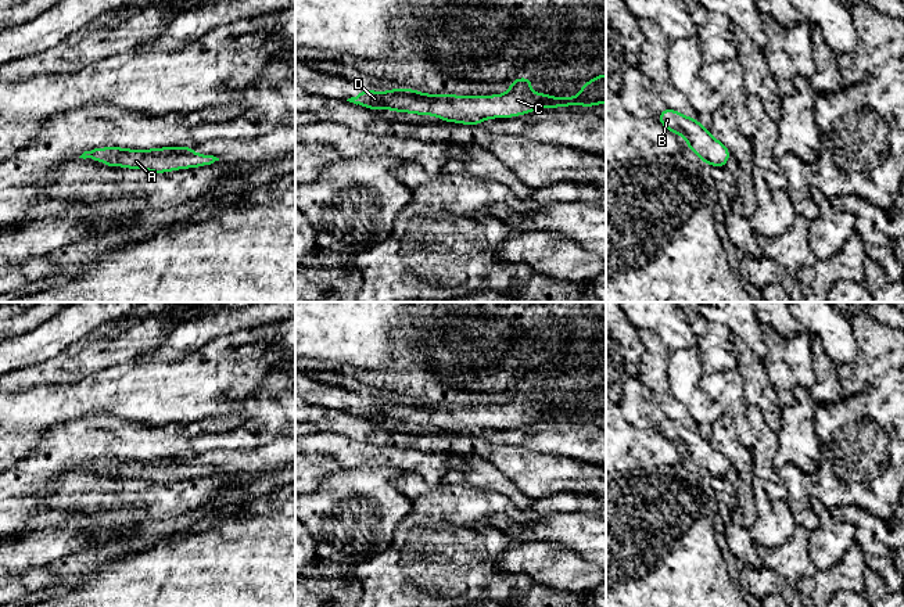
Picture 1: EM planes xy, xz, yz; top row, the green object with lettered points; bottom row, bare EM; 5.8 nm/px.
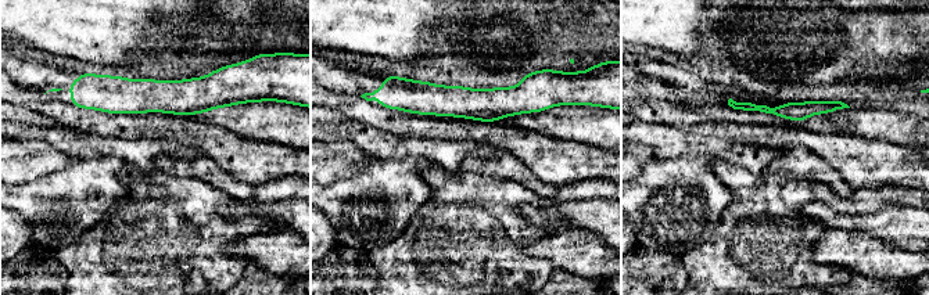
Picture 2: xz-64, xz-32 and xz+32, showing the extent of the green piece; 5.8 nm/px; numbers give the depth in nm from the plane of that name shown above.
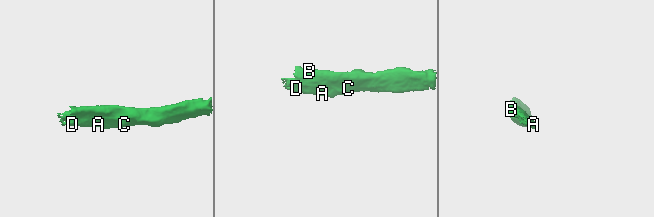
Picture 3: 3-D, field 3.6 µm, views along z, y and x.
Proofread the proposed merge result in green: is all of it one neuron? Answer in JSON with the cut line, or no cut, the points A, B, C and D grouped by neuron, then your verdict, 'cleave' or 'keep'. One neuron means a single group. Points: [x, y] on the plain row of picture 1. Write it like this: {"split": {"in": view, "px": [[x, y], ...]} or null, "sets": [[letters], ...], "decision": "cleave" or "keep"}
{"split": null, "sets": [["A", "B", "C", "D"]], "decision": "keep"}

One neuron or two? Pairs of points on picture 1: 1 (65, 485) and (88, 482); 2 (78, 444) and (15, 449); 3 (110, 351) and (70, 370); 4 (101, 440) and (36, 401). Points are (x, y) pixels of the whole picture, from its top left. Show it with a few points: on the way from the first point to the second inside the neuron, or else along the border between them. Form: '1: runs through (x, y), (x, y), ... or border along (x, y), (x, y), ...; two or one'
1: runs through (71, 485), (82, 482); one
2: border along (39, 438), (39, 446), (14, 464); two
3: runs through (100, 352), (92, 352), (79, 361); one
4: border along (106, 415), (60, 423), (43, 435); two

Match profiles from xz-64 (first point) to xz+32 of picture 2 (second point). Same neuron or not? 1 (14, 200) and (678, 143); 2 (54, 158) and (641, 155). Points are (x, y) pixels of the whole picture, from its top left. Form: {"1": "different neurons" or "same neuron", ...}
{"1": "different neurons", "2": "same neuron"}

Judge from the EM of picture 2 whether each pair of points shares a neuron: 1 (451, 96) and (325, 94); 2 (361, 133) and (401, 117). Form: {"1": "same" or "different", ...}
{"1": "different", "2": "different"}

